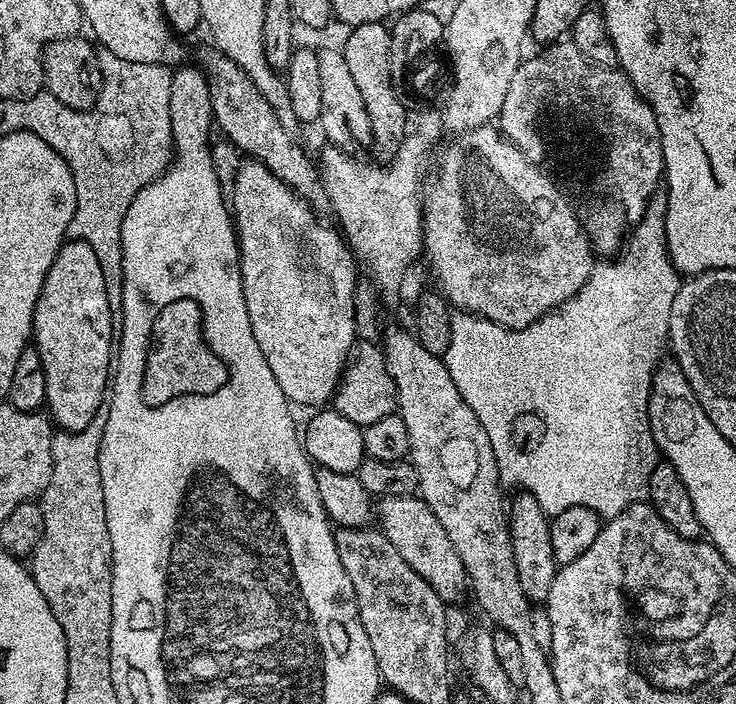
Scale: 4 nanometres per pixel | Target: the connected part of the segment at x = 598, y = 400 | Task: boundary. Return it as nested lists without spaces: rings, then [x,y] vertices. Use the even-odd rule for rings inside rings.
[[[640,228],[640,236],[636,236],[636,244],[632,244],[632,252],[621,251],[617,256],[617,260],[612,260],[609,264],[593,263],[588,281],[584,283],[578,295],[572,296],[560,307],[538,318],[530,327],[517,328],[520,336],[512,336],[512,356],[520,352],[520,360],[524,360],[524,368],[532,368],[532,404],[508,404],[508,333],[511,328],[504,328],[500,324],[483,320],[482,317],[463,310],[453,311],[452,314],[450,346],[446,346],[442,357],[446,370],[450,370],[454,386],[462,395],[462,400],[477,415],[490,440],[491,450],[494,451],[495,462],[498,464],[501,485],[506,488],[520,486],[516,488],[521,488],[528,493],[549,518],[575,504],[594,510],[602,518],[617,516],[623,508],[629,508],[632,504],[645,499],[648,492],[648,479],[658,463],[658,449],[648,425],[648,395],[652,389],[652,374],[662,359],[660,347],[665,347],[666,344],[670,306],[678,294],[682,276],[672,267],[671,260],[664,264],[666,256],[660,256],[660,252],[652,252],[652,232],[644,232],[644,228]],[[536,368],[544,368],[544,372],[536,376]]]

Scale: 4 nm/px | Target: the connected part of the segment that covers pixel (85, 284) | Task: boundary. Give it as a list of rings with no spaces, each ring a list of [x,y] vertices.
[[[72,238],[60,245],[50,270],[44,275],[32,326],[34,347],[42,358],[42,370],[46,374],[47,415],[57,429],[66,432],[86,430],[94,414],[101,411],[105,403],[110,388],[110,365],[114,360],[114,304],[106,294],[106,278],[102,278],[98,254],[86,241]]]

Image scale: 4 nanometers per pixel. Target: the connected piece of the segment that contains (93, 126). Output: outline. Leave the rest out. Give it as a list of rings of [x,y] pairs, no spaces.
[[[107,50],[101,51],[99,58],[102,82],[100,95],[93,108],[85,110],[70,108],[54,96],[39,94],[29,100],[13,100],[5,103],[3,127],[38,134],[42,142],[51,146],[69,166],[74,166],[72,177],[78,182],[80,176],[96,176],[96,180],[100,180],[98,178],[100,174],[96,174],[94,168],[88,166],[94,166],[102,154],[106,154],[108,158],[116,158],[116,154],[122,154],[118,156],[122,162],[118,164],[108,162],[106,174],[110,172],[152,174],[156,170],[166,171],[174,159],[170,126],[170,82],[174,75],[173,69],[167,64],[126,62],[118,58],[118,54]]]

